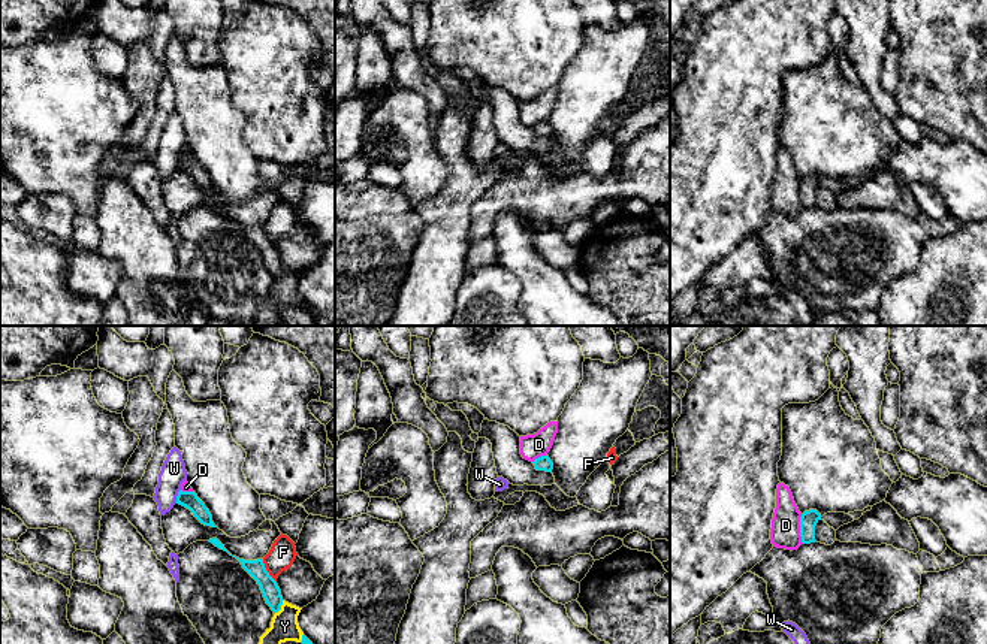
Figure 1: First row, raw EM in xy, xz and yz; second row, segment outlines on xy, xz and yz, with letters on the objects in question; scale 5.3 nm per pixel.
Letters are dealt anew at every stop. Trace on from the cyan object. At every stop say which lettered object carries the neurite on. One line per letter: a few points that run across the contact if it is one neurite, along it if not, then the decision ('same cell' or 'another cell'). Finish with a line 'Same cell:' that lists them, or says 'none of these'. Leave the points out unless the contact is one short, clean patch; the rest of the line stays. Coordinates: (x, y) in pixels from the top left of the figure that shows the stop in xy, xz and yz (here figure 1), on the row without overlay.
D: another cell
F: line xy (262, 224), (268, 239), (275, 247); another cell
W: line xy (180, 154), (175, 168); another cell
Y: another cell
Same cell: none of these

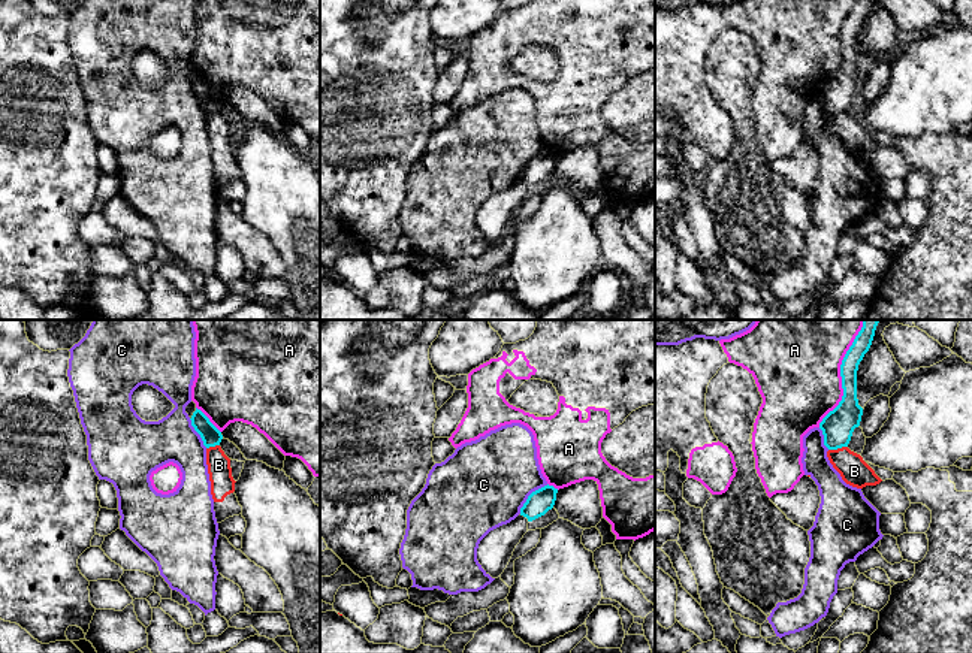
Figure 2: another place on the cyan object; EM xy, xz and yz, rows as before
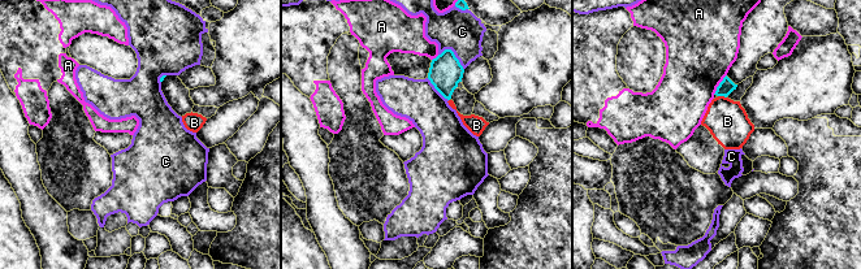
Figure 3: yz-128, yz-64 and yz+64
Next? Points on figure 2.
A: another cell
B: line yz (847, 111), (829, 115); another cell
C: another cell
Same cell: none of these

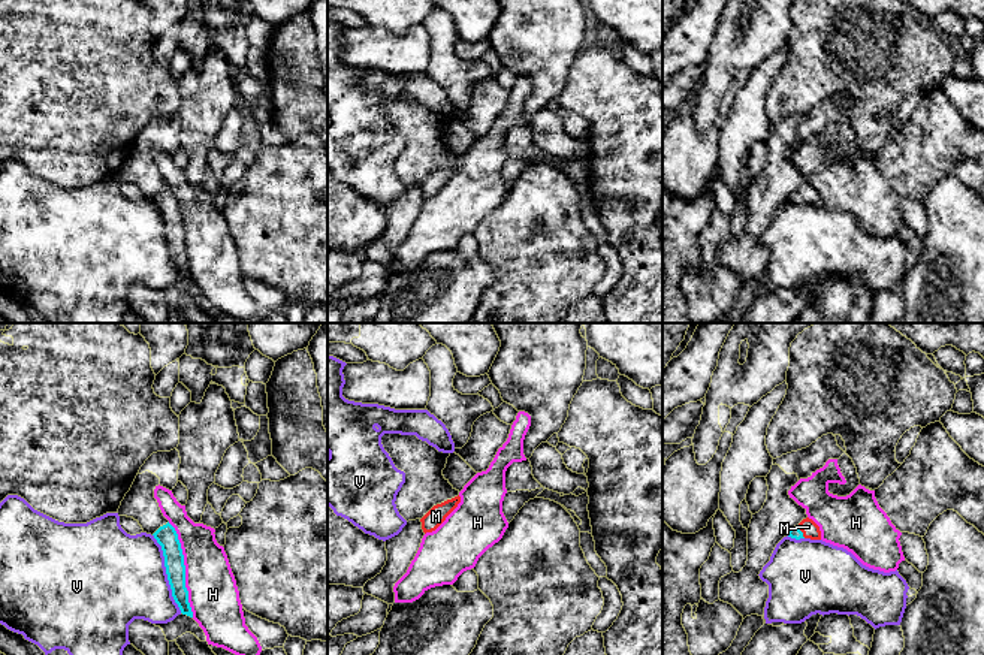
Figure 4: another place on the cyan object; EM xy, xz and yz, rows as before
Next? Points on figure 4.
H: another cell
M: line yz (794, 198), (802, 198), (808, 192); same cell
V: another cell
Same cell: M

